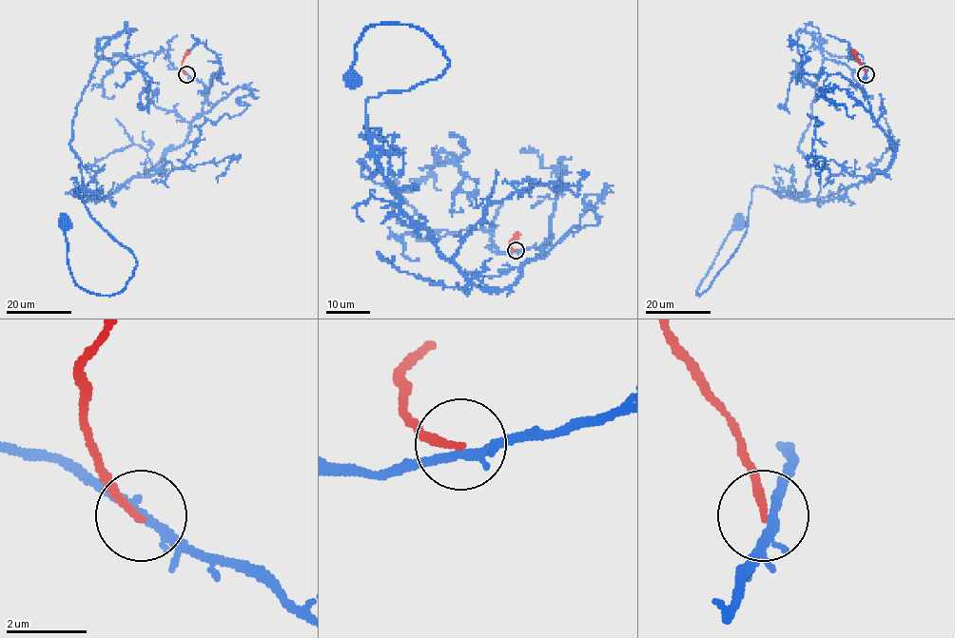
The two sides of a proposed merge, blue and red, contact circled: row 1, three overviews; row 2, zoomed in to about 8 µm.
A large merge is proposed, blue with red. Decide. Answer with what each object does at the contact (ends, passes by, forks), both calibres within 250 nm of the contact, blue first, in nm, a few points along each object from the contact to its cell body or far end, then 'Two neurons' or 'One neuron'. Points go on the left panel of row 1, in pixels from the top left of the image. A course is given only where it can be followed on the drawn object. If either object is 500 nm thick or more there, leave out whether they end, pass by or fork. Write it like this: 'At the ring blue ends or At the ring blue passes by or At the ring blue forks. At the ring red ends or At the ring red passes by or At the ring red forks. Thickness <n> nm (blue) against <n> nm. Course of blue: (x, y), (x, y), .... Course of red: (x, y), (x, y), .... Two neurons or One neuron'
At the ring blue passes by. At the ring red ends. Thickness 220 nm (blue) against 190 nm. Course of blue: (186, 74), (207, 89), (188, 137), (101, 200), (75, 185), (137, 262), (122, 292), (76, 284), (65, 224). Course of red: (186, 74), (182, 61), (188, 49). Two neurons

